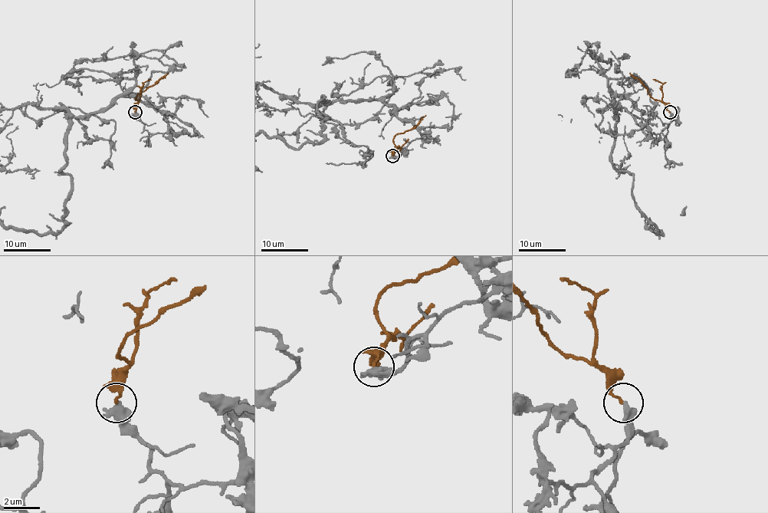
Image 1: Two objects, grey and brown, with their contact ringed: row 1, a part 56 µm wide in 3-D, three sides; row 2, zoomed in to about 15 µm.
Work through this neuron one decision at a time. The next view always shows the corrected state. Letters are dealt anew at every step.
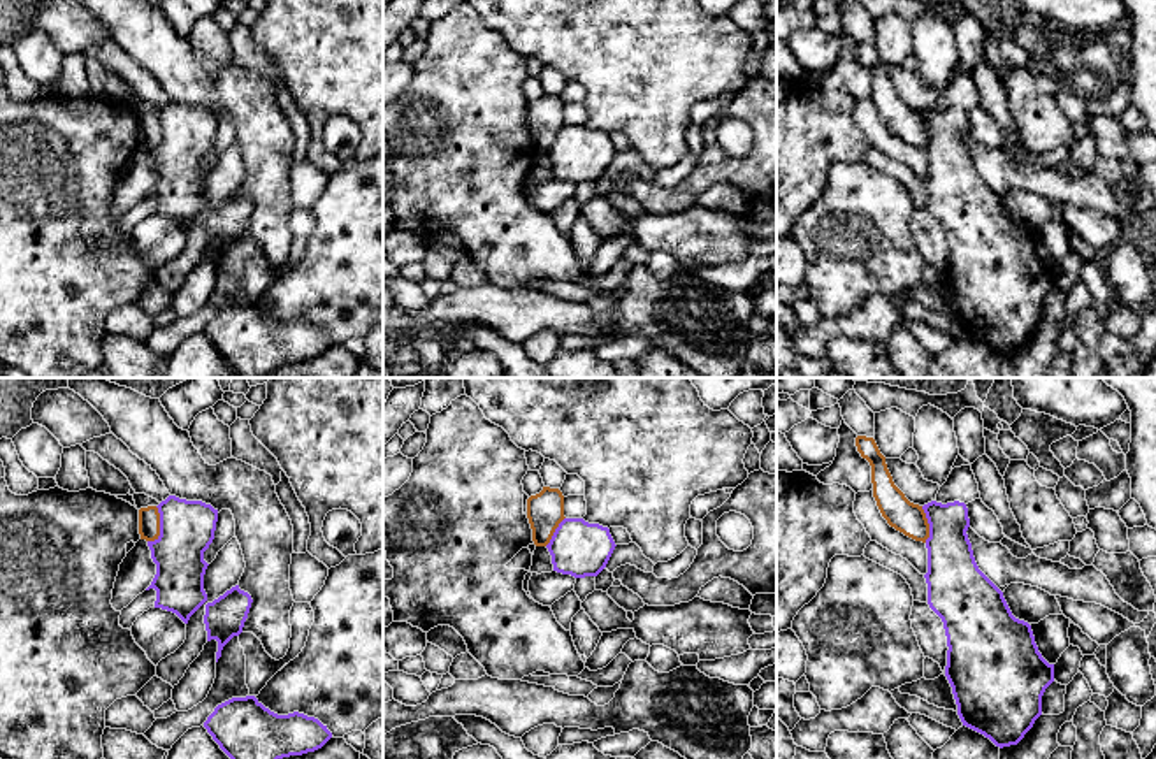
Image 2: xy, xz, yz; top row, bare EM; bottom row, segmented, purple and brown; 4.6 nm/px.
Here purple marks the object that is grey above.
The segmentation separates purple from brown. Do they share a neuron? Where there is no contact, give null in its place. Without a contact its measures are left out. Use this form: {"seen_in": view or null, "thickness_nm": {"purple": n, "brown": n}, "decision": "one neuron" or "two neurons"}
{"seen_in": "xy", "thickness_nm": {"purple": 260, "brown": 100}, "decision": "two neurons"}

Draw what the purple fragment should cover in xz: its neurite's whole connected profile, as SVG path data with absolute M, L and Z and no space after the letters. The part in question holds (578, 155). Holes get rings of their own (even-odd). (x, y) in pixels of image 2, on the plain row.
M564 125L546 151L553 177L574 184L597 183L615 153L608 134L583 125Z

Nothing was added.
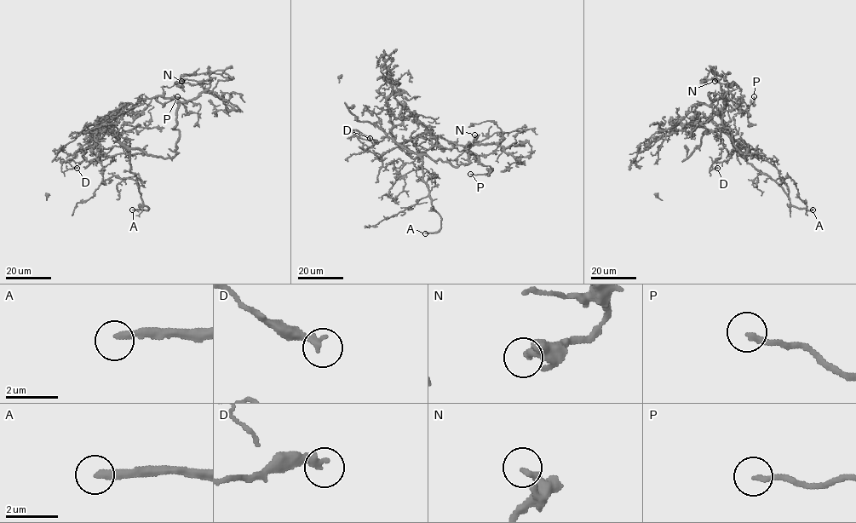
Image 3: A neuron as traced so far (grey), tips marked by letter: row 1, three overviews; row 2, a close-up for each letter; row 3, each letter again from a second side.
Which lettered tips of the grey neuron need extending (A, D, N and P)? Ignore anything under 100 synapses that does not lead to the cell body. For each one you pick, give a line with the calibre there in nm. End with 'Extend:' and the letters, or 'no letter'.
A: 280 nm
Extend: A

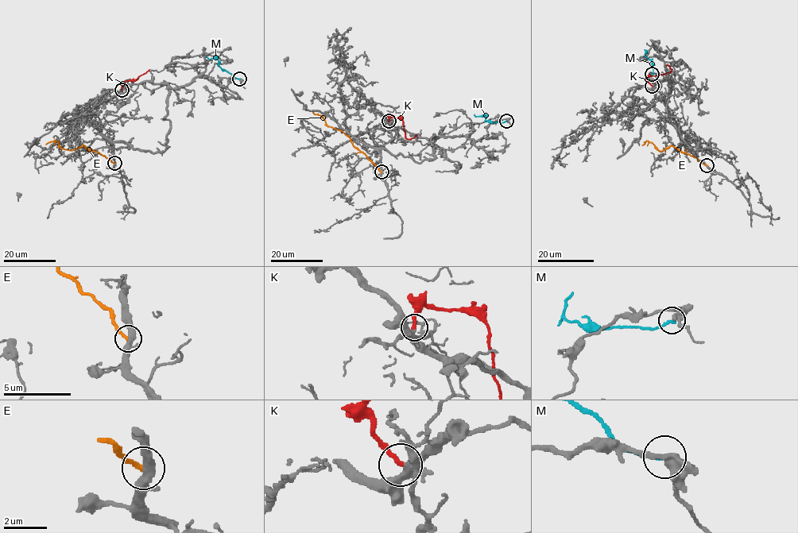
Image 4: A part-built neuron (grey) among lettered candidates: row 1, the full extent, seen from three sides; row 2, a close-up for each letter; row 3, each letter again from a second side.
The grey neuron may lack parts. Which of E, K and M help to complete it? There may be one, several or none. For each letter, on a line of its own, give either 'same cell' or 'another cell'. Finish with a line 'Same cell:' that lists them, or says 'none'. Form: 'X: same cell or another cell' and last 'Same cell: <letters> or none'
E: another cell
K: same cell
M: another cell
Same cell: K

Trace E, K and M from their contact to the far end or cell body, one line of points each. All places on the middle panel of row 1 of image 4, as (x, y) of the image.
E: (381, 172), (342, 130), (328, 127), (323, 117), (312, 112)
K: (389, 121), (391, 117), (399, 117), (403, 121), (405, 137), (410, 139), (416, 135)
M: (506, 121), (489, 122), (485, 120), (486, 115), (475, 117), (474, 113)

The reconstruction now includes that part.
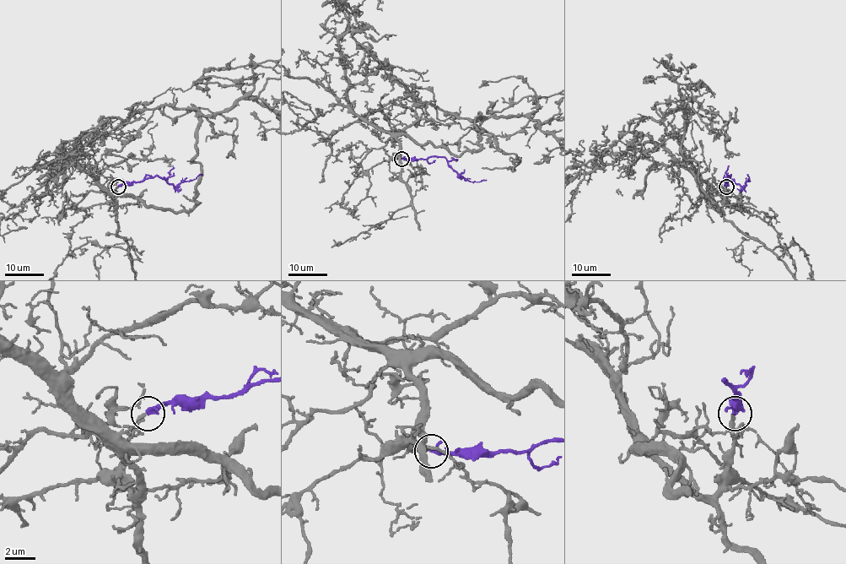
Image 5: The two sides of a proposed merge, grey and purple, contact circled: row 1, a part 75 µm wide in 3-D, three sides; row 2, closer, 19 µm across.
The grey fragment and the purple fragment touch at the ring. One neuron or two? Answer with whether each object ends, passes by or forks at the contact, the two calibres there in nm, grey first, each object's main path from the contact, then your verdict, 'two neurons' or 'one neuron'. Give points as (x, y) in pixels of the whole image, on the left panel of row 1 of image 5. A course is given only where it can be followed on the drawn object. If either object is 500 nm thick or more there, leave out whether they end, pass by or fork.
grey ends; purple ends; calibres 240 and 280 nm; course grey (118, 186), (114, 207), (113, 197), (131, 197), (190, 210), (202, 116), (255, 99); course purple (118, 186), (159, 176), (177, 186), (202, 174); one neuron

